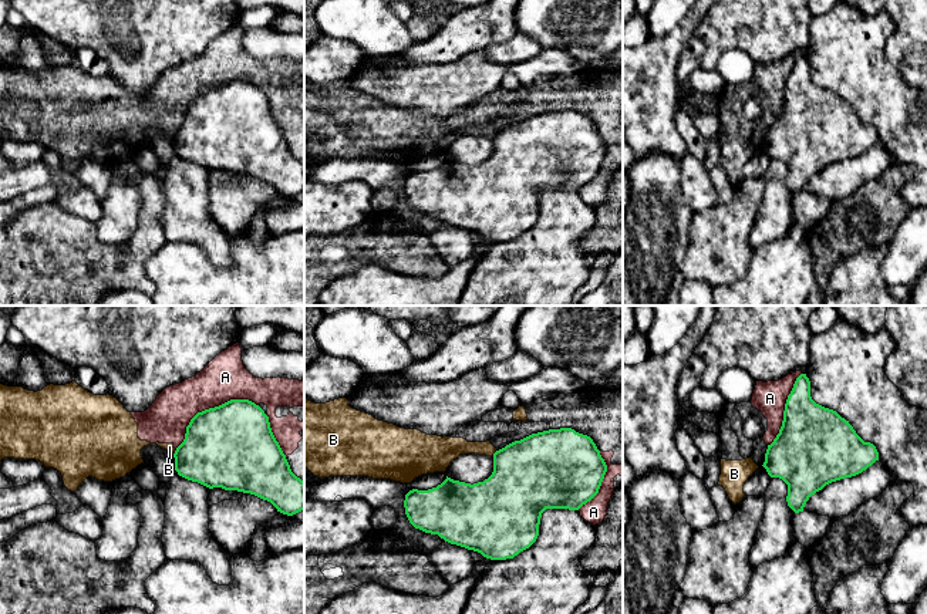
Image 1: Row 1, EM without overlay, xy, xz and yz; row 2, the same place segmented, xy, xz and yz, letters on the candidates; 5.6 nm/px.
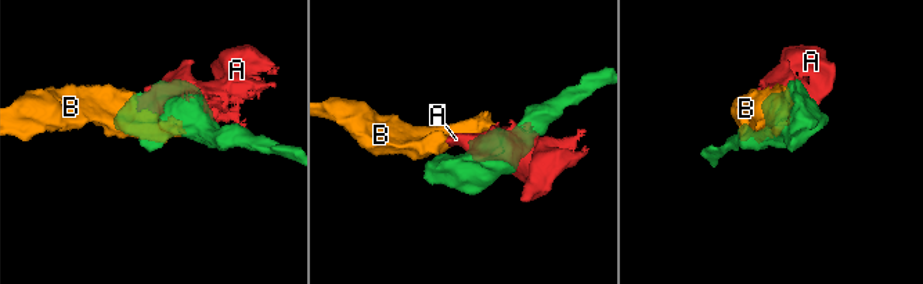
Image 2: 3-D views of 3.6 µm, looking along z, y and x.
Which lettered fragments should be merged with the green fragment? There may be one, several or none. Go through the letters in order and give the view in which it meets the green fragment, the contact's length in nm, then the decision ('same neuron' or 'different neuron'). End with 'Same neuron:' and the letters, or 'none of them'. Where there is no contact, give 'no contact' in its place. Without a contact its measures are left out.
A: contact in xy; length 550 nm; different neuron
B: contact in xz; length 40 nm; different neuron
Same neuron: none of them

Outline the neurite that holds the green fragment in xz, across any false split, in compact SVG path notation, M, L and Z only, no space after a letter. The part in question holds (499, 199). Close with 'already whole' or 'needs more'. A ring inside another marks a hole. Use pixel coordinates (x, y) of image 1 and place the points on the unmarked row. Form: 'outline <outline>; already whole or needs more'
outline M572 109L549 111L515 122L493 135L493 154L483 163L465 165L446 161L428 172L412 171L405 176L404 189L409 205L425 215L438 216L451 226L481 235L491 242L513 240L529 230L539 217L542 195L546 190L579 192L597 175L607 146L593 121Z; already whole

